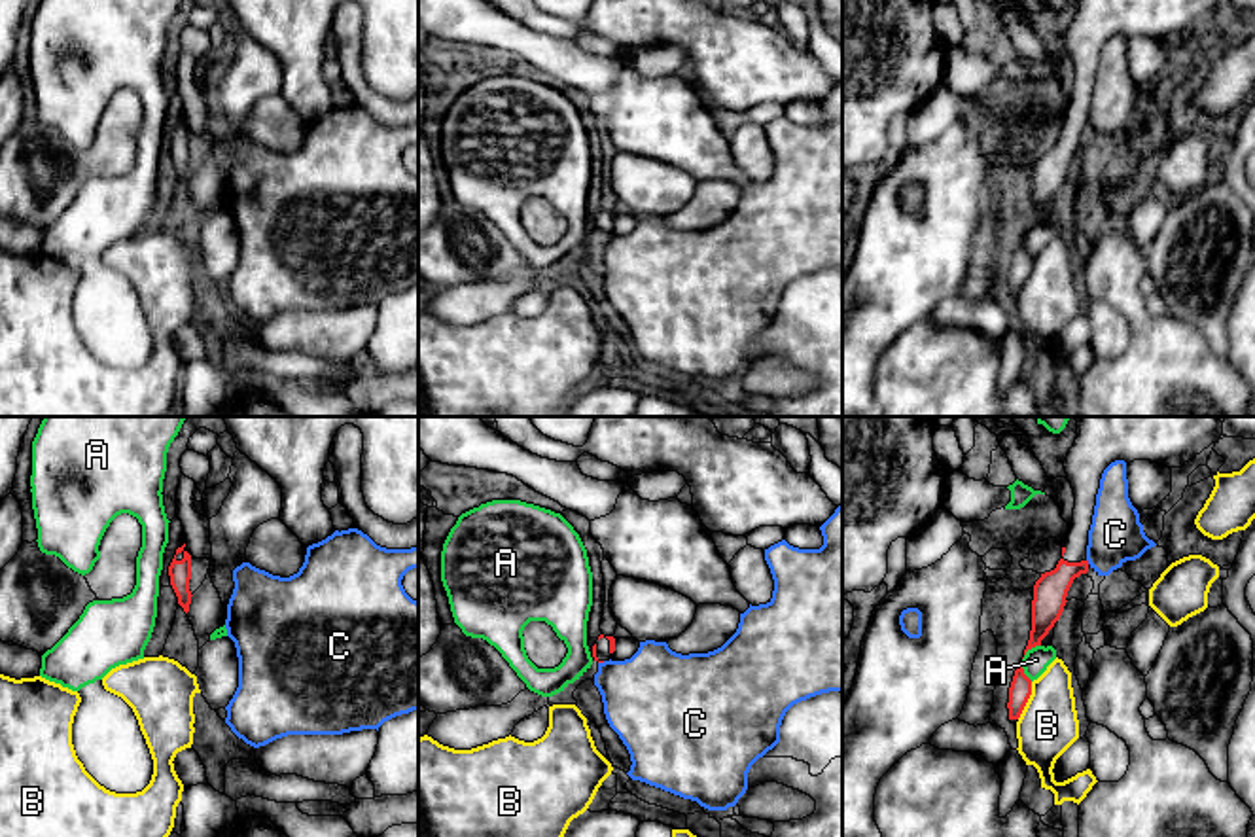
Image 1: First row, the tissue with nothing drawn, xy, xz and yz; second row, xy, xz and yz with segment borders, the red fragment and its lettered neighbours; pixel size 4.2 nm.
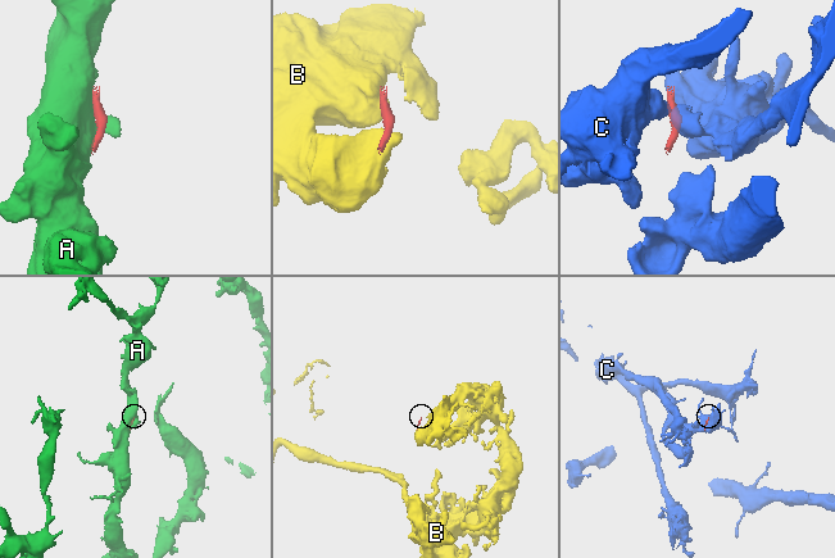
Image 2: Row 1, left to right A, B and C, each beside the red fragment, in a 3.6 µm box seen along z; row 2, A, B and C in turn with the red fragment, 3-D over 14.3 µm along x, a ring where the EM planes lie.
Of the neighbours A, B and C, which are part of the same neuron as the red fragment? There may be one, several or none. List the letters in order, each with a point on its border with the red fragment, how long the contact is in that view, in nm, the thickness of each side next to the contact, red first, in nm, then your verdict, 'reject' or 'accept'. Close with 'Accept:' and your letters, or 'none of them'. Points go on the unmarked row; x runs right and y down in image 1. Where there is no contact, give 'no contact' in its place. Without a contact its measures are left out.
A: meets red in yz at (1023, 233); contact 170 nm long; 100 nm thick on the red side, 110 nm on the other; reject
B: meets red in yz at (1026, 277); contact 170 nm long; 100 nm thick on the red side, 260 nm on the other; reject
C: meets red in xz at (600, 237); contact 30 nm long; 20 nm thick on the red side, 360 nm on the other; reject
Accept: none of them

